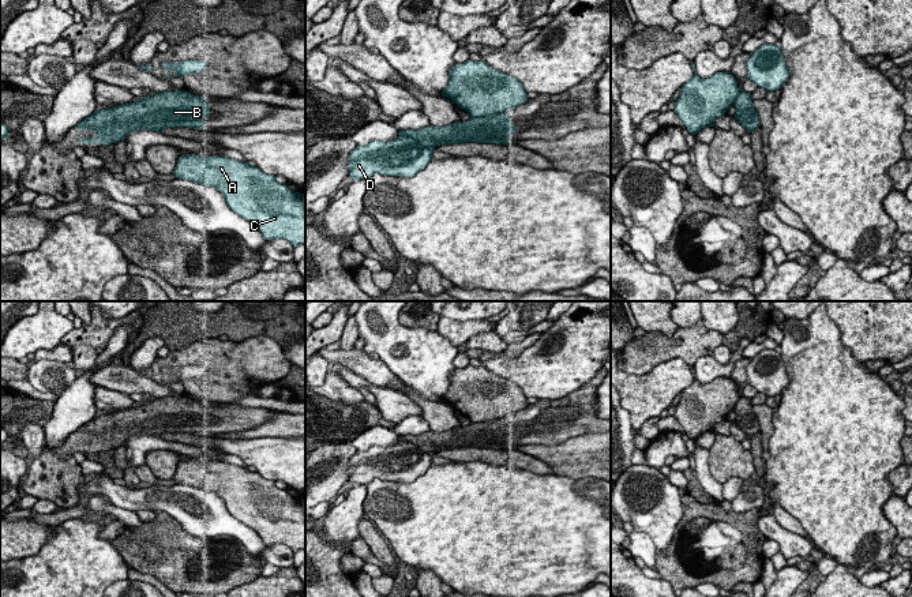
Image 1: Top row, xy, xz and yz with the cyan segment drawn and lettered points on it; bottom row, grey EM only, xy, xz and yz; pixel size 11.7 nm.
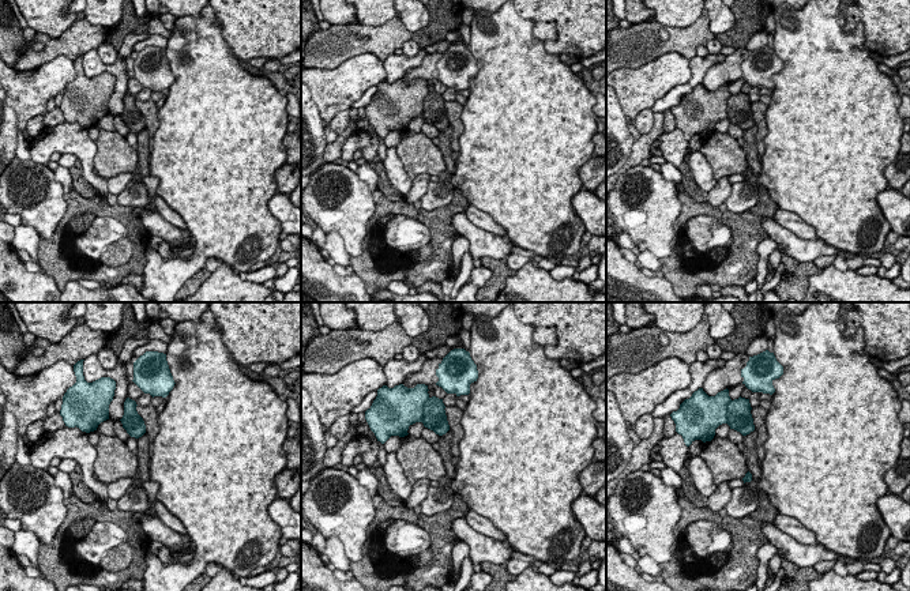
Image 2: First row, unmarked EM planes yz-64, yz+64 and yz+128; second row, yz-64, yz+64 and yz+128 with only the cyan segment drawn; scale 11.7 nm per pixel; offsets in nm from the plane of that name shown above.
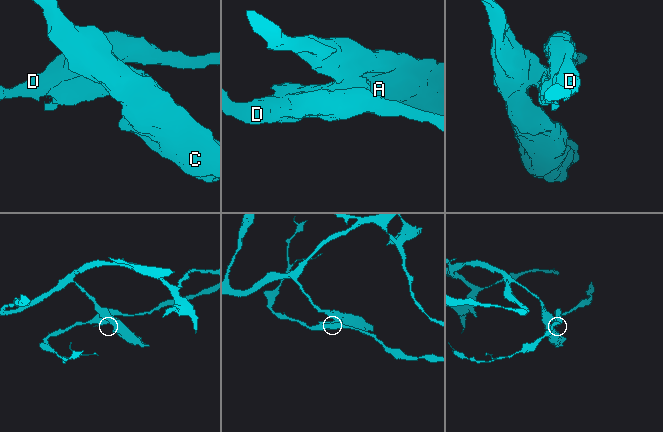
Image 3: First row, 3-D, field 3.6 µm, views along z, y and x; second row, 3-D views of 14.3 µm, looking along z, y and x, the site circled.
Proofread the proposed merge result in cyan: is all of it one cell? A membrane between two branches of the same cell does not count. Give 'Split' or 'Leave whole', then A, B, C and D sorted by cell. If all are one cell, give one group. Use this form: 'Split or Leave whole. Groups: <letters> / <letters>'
Split. Groups: A B C / D

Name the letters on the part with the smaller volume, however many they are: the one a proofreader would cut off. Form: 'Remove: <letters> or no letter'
Remove: D

